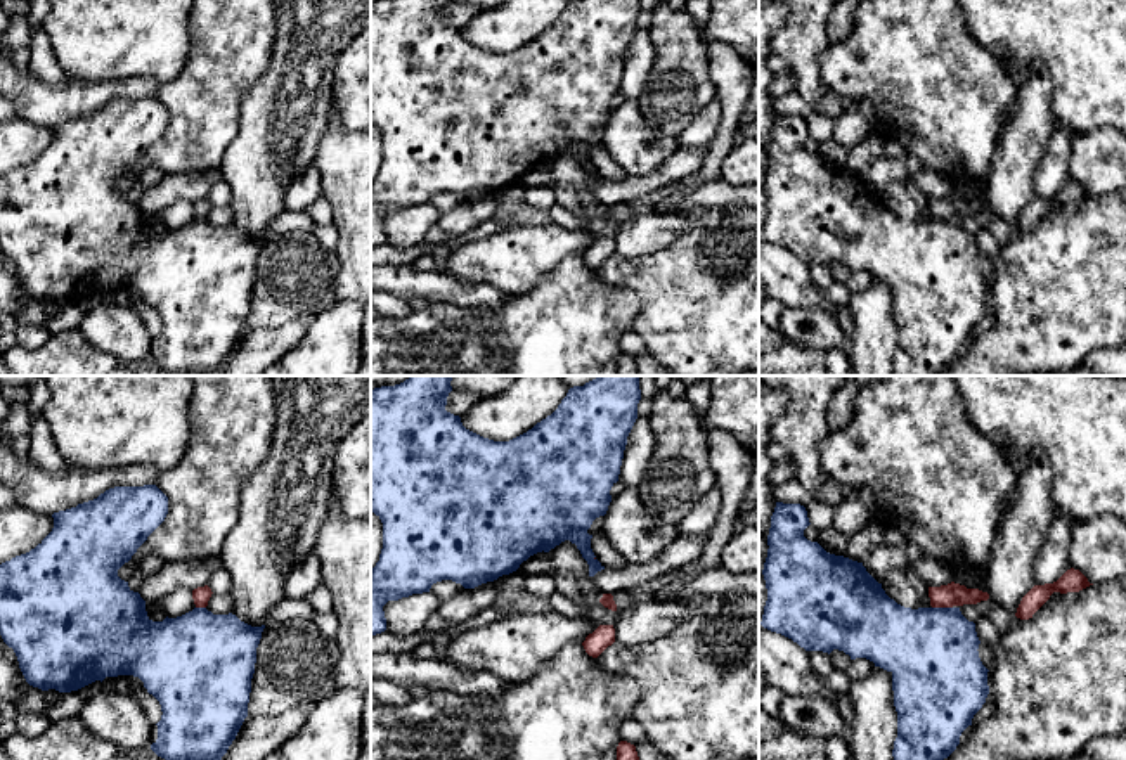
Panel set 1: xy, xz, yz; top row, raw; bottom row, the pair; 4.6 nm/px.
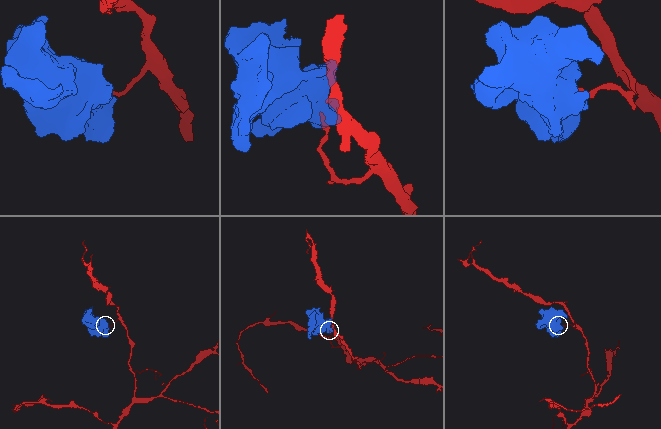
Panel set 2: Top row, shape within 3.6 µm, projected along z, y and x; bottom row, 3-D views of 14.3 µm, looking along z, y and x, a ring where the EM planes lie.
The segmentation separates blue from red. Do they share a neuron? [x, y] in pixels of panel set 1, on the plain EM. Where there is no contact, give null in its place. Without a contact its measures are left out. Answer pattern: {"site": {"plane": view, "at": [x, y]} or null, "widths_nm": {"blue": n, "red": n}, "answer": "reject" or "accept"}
{"site": {"plane": "yz", "at": [943, 220]}, "widths_nm": {"blue": 420, "red": 110}, "answer": "reject"}

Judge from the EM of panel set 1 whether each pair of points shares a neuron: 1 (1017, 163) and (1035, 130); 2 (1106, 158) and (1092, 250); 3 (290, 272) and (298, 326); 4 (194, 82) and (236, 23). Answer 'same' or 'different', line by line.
1: same
2: different
3: different
4: same

